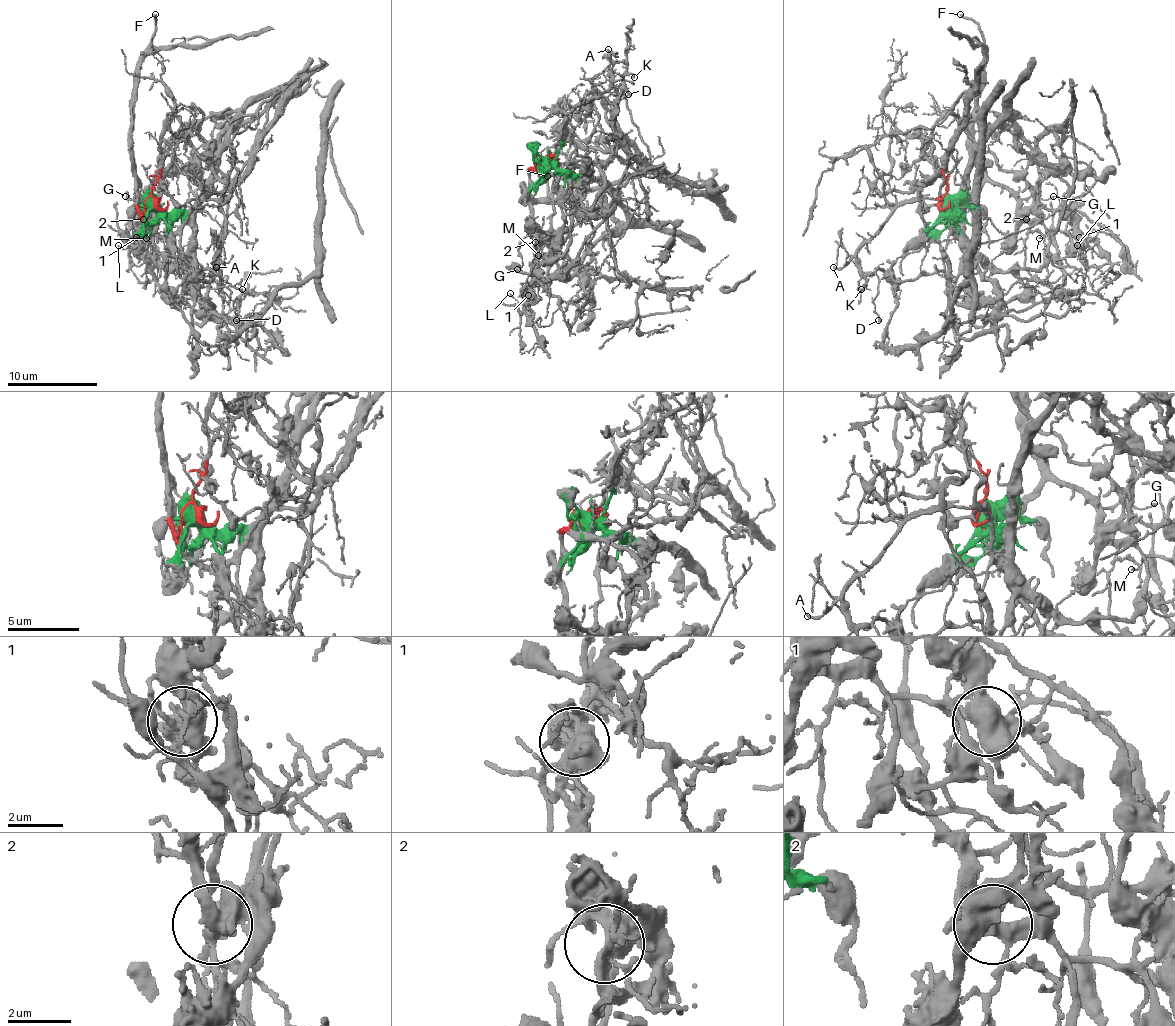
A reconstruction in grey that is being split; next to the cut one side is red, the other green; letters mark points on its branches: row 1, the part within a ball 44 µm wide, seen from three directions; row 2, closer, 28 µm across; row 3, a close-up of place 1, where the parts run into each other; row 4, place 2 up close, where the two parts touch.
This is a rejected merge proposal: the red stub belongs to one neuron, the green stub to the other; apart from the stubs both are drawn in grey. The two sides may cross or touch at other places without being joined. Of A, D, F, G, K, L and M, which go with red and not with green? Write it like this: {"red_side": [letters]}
{"red_side": ["F", "G", "M"]}

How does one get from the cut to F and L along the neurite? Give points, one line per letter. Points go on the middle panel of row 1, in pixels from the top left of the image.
F: (546, 159), (537, 157), (526, 198), (524, 189), (535, 200), (542, 200), (546, 195), (546, 175)
L: (546, 159), (605, 184), (625, 225), (573, 272), (555, 263), (537, 277), (524, 304), (510, 292)

